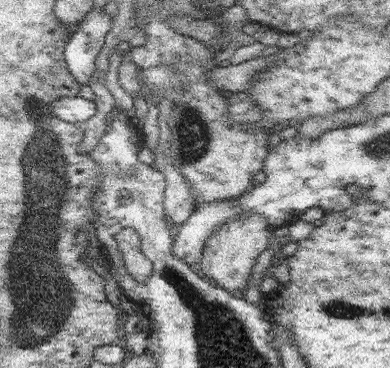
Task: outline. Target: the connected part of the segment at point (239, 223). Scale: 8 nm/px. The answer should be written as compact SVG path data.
M246 211L248 217L238 217L226 221L216 229L216 233L206 239L204 251L201 256L201 269L209 280L214 279L215 284L230 292L242 288L248 289L252 276L252 267L263 250L270 244L270 223L262 213Z

